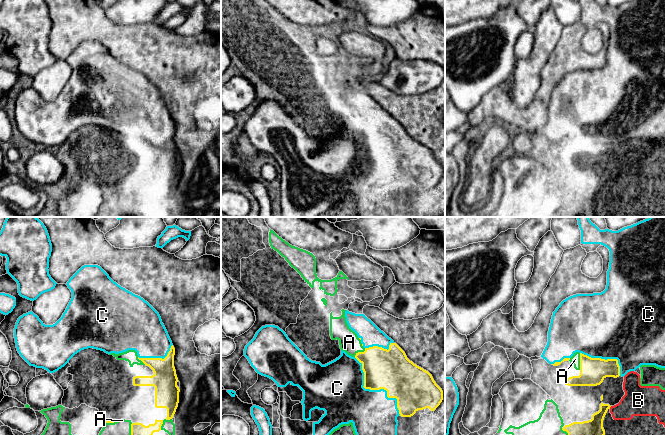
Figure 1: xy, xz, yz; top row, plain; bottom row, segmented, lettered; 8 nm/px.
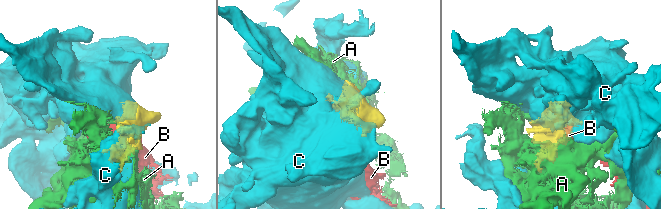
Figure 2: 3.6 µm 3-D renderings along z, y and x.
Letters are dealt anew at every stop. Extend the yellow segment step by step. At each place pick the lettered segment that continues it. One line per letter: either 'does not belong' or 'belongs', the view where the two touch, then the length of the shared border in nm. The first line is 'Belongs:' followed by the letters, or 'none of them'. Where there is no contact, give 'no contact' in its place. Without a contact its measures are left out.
Belongs: C
A: does not belong | yz | 140 nm
B: does not belong | yz | 30 nm
C: belongs | xz | 600 nm

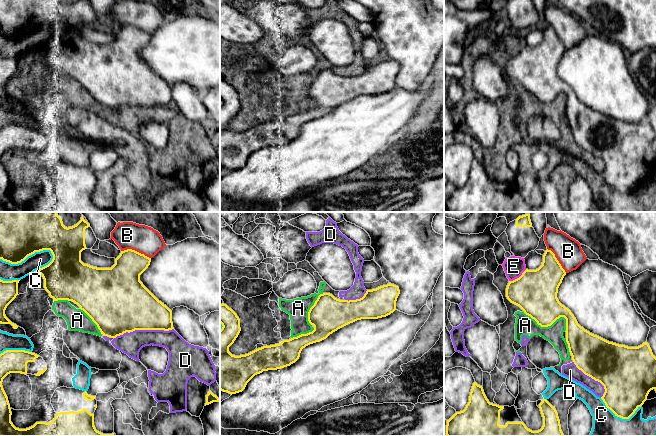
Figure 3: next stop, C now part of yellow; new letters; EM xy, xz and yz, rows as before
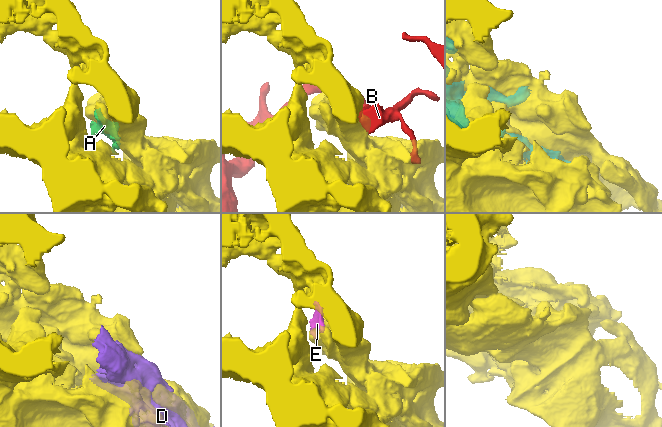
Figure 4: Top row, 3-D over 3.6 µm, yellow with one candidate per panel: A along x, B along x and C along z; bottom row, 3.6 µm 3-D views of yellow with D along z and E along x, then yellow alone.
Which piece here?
Belongs: none of them
A: does not belong | yz | 380 nm
B: does not belong | xy | 240 nm
C: does not belong | xy | 440 nm
D: does not belong | xy | 480 nm
E: does not belong | yz | 170 nm

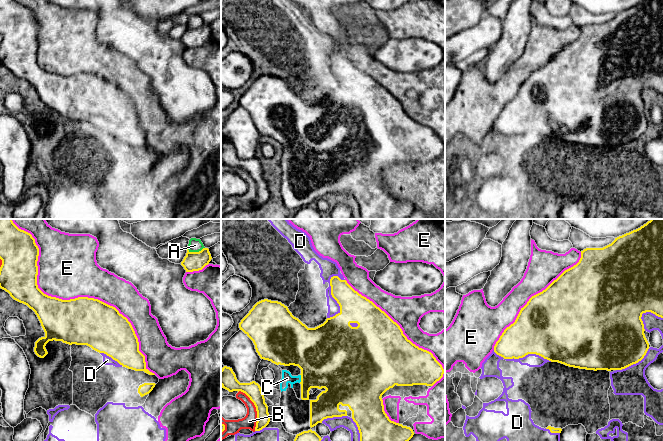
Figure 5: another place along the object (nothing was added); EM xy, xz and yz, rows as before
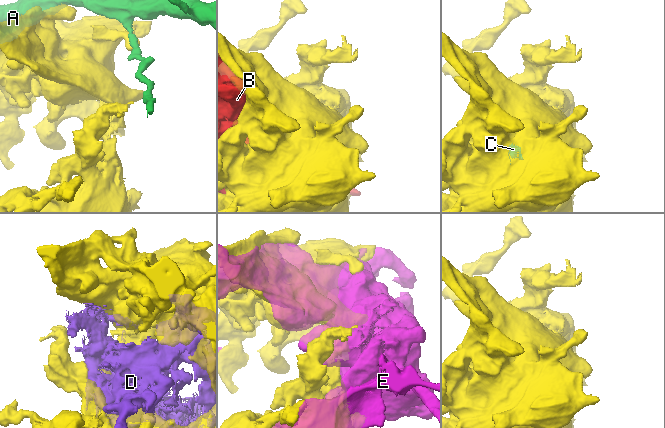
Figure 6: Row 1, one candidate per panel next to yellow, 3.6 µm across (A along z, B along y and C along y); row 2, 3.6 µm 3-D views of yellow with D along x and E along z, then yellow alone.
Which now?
Belongs: C
A: does not belong | xy | 140 nm
B: does not belong | xz | 360 nm
C: belongs | xz | 70 nm
D: does not belong | xz | 360 nm
E: does not belong | xy | 1700 nm

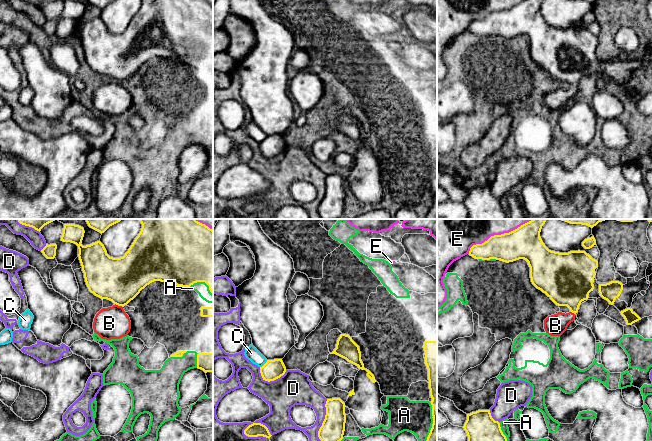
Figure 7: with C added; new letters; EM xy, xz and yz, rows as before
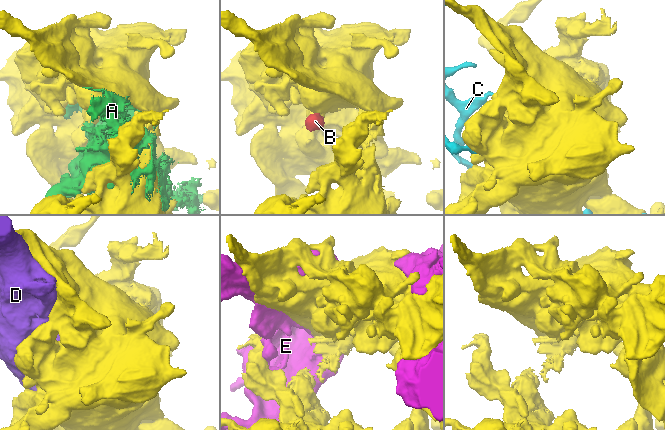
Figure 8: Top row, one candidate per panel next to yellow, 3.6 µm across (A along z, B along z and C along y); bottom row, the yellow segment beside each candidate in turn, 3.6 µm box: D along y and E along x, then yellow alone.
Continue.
Belongs: B
A: does not belong | xy | 140 nm
B: belongs | xy | 70 nm
C: does not belong | xz | 90 nm
D: does not belong | xz | 340 nm
E: does not belong | yz | 600 nm

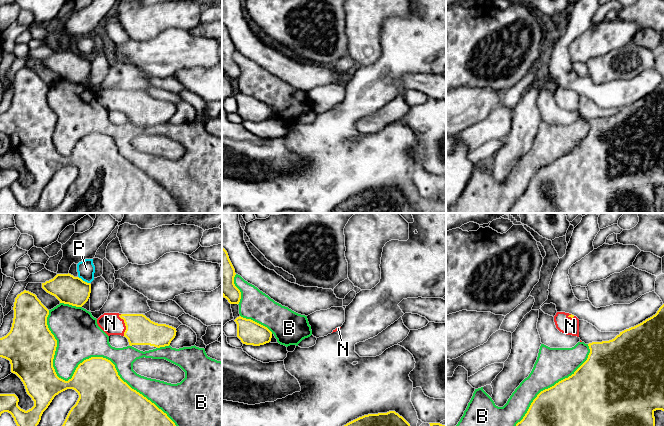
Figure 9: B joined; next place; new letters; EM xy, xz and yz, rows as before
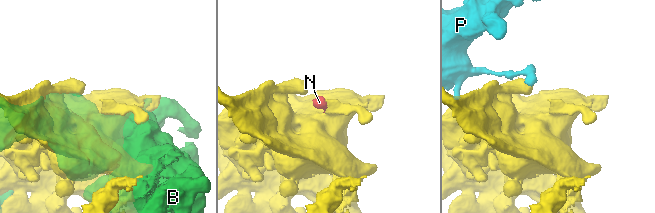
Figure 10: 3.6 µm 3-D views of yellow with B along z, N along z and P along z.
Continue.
Belongs: N
B: does not belong | xy | 1400 nm
N: belongs | xy | 180 nm
P: does not belong | xy | 110 nm

